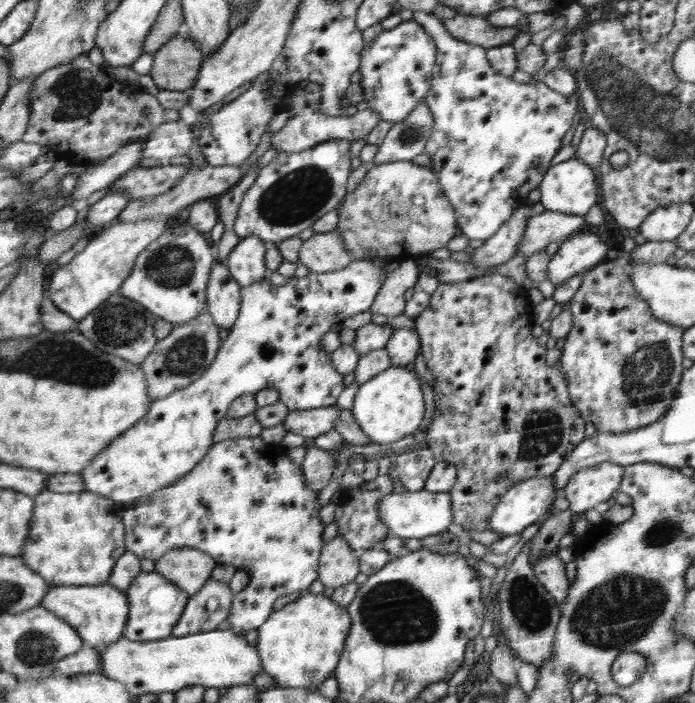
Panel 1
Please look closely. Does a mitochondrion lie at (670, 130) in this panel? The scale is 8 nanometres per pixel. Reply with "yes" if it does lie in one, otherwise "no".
yes

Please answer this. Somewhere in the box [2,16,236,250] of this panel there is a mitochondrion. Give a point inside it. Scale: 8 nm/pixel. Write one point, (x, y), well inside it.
(75, 94)

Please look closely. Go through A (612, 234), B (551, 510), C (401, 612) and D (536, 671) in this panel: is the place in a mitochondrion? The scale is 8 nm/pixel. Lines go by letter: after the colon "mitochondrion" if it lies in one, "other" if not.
A: other
B: other
C: mitochondrion
D: other

